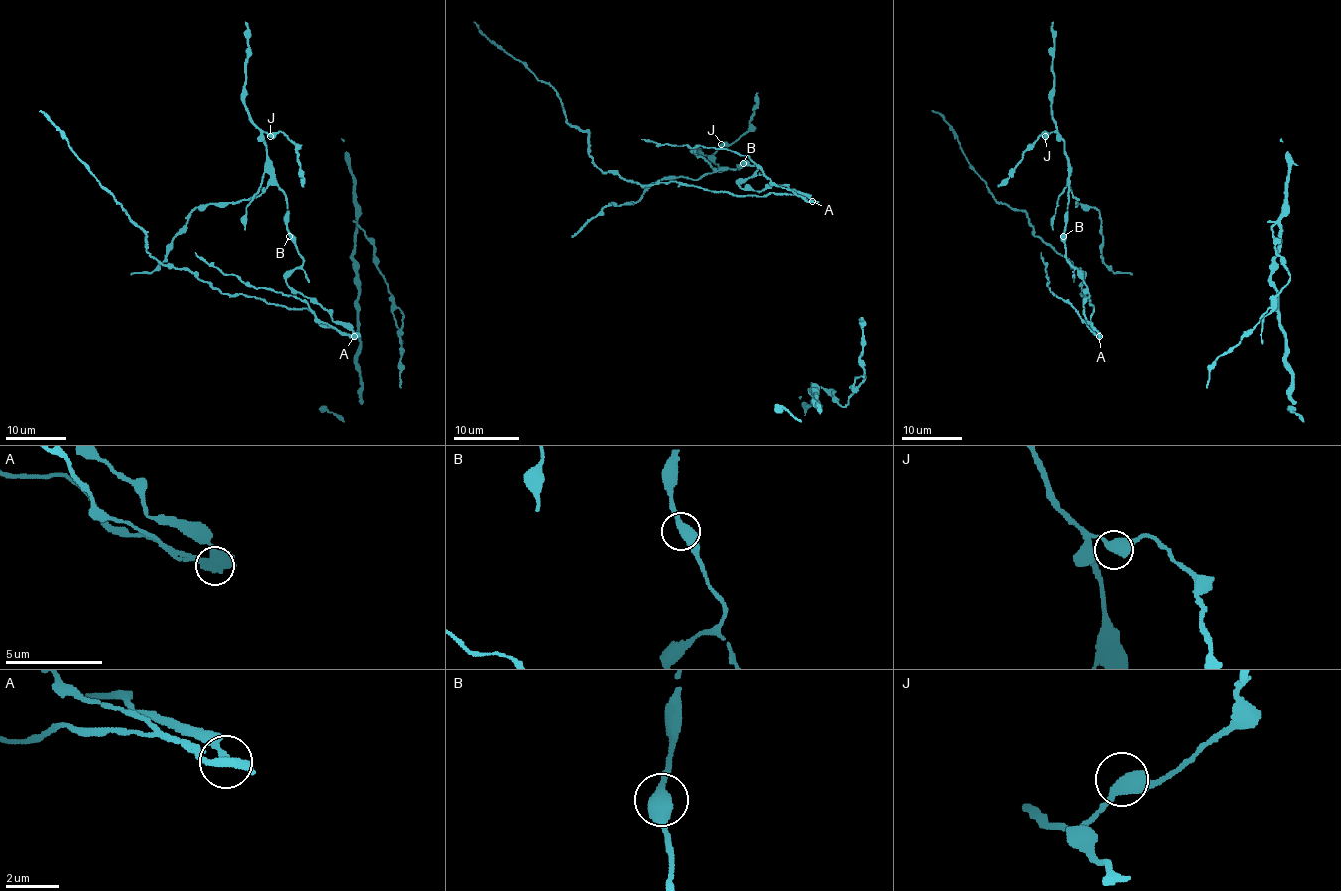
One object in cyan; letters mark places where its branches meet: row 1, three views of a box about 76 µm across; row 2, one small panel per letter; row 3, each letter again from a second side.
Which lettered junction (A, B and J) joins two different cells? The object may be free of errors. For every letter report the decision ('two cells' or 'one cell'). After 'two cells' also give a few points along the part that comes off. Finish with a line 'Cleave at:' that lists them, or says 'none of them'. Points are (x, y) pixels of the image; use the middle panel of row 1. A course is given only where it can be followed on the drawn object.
A: two cells; foreign part runs (811, 201), (669, 181), (638, 184), (602, 171), (589, 153), (589, 132), (566, 121), (556, 91), (473, 21)
B: one cell
J: one cell
Cleave at: A

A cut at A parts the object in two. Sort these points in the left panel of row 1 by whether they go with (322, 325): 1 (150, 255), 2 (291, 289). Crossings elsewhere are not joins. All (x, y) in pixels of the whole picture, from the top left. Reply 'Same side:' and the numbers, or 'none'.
Same side: 1

